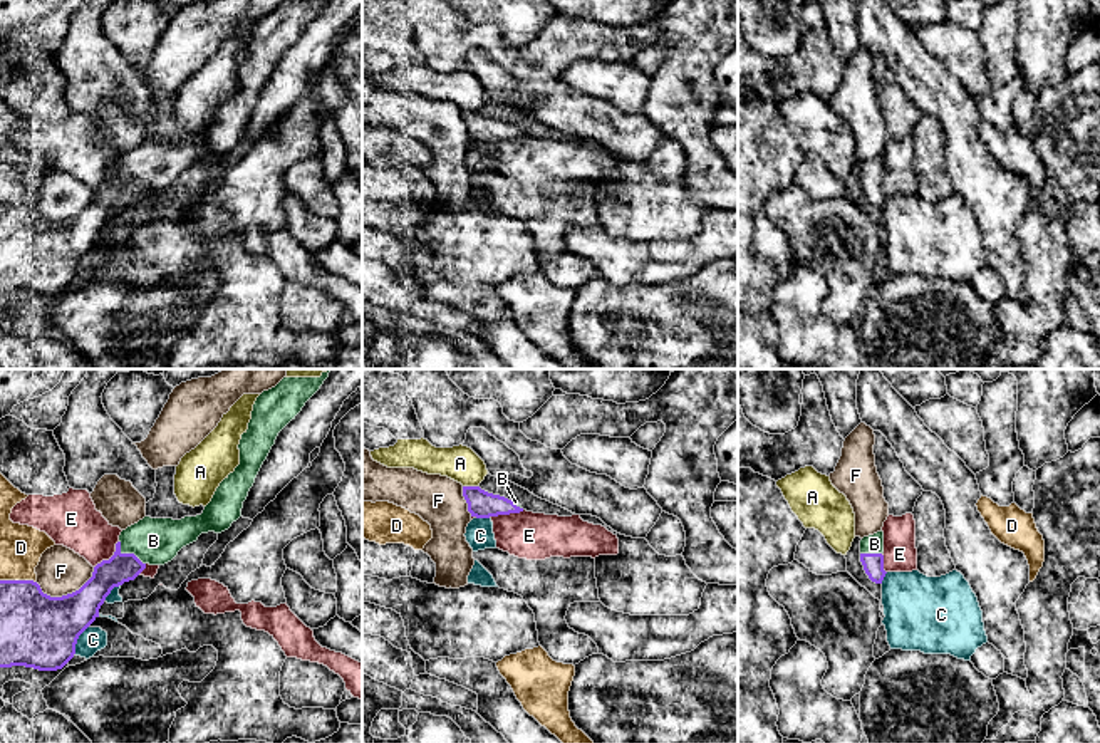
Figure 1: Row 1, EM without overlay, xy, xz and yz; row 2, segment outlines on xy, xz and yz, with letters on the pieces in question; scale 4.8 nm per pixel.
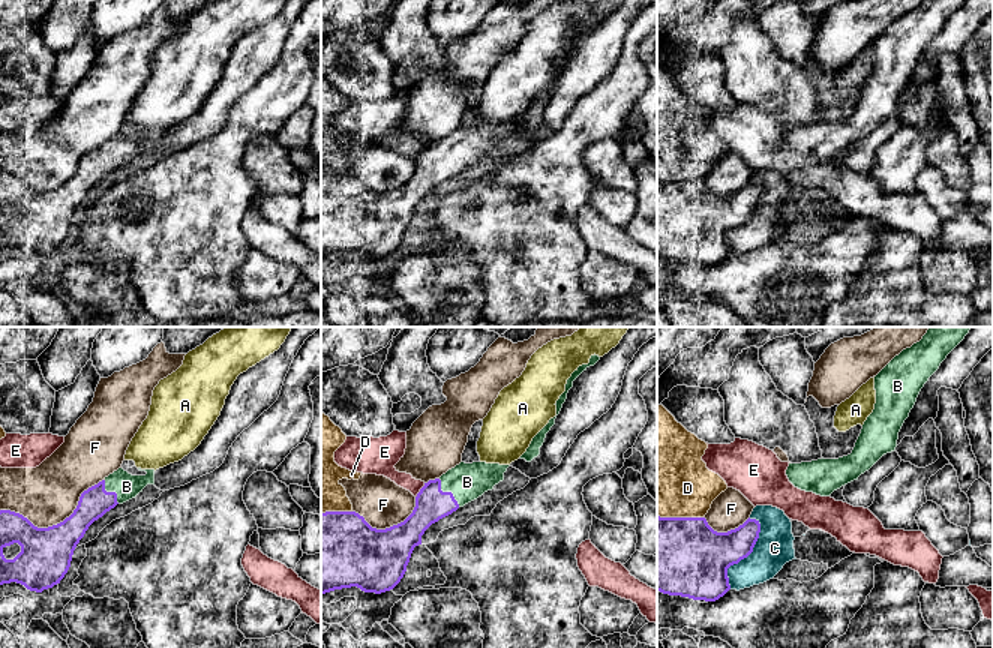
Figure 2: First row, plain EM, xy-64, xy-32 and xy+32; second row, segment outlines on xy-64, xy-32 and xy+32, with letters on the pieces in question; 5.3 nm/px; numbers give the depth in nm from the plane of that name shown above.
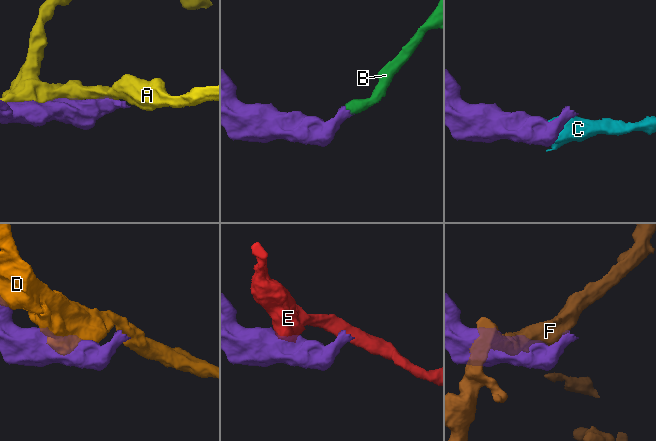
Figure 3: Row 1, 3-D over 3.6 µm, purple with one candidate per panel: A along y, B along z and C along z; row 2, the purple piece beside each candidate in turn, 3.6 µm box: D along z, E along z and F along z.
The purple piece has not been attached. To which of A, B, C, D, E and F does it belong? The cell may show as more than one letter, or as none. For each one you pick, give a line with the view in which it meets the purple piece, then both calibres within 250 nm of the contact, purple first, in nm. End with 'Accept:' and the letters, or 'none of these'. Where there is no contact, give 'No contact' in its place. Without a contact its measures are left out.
B: Touches purple in xy. Thickness 140 nm (purple) against 220 nm
Accept: B

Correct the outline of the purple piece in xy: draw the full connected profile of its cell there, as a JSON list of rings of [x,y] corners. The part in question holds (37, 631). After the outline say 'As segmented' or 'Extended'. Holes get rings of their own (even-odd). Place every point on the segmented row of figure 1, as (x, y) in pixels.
[[[330,371],[320,377],[283,377],[257,397],[238,444],[240,465],[220,483],[201,515],[181,520],[144,517],[121,532],[114,555],[97,564],[79,590],[62,597],[44,594],[34,580],[0,580],[0,668],[62,669],[114,587],[134,580],[148,564],[171,562],[201,533],[228,530],[241,517],[243,501],[278,433]]]. Extended

